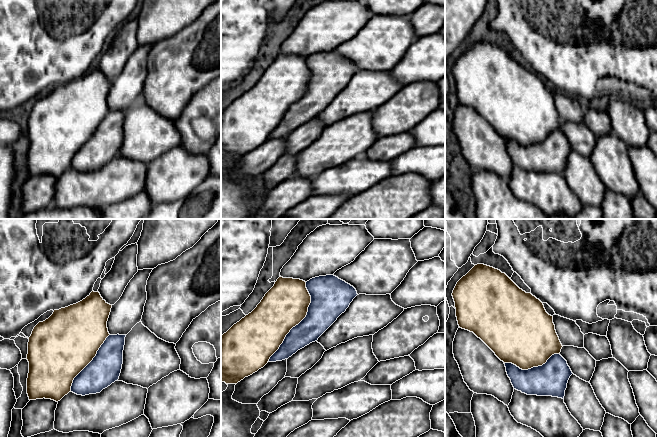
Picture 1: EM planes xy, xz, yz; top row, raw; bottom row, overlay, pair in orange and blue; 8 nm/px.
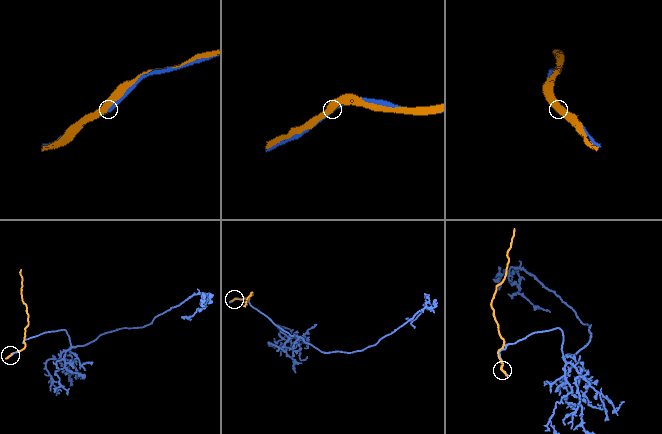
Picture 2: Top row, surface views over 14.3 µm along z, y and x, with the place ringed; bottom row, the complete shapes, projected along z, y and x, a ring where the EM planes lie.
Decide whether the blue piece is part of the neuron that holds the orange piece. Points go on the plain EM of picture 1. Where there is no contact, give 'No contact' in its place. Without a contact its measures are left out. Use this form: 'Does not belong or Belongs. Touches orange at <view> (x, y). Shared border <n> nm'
Does not belong. Touches orange at xz (299, 98). Shared border 700 nm

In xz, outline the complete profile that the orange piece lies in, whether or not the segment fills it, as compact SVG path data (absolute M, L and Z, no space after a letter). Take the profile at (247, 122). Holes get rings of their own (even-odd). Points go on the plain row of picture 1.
M280 52L257 83L222 111L221 158L237 160L263 144L290 106L306 93L310 79L305 57Z

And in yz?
M477 40L456 60L452 69L458 101L473 108L504 139L512 139L522 146L542 142L554 130L560 130L562 120L555 106L553 92L549 91L543 79L520 65L505 49L493 43Z

